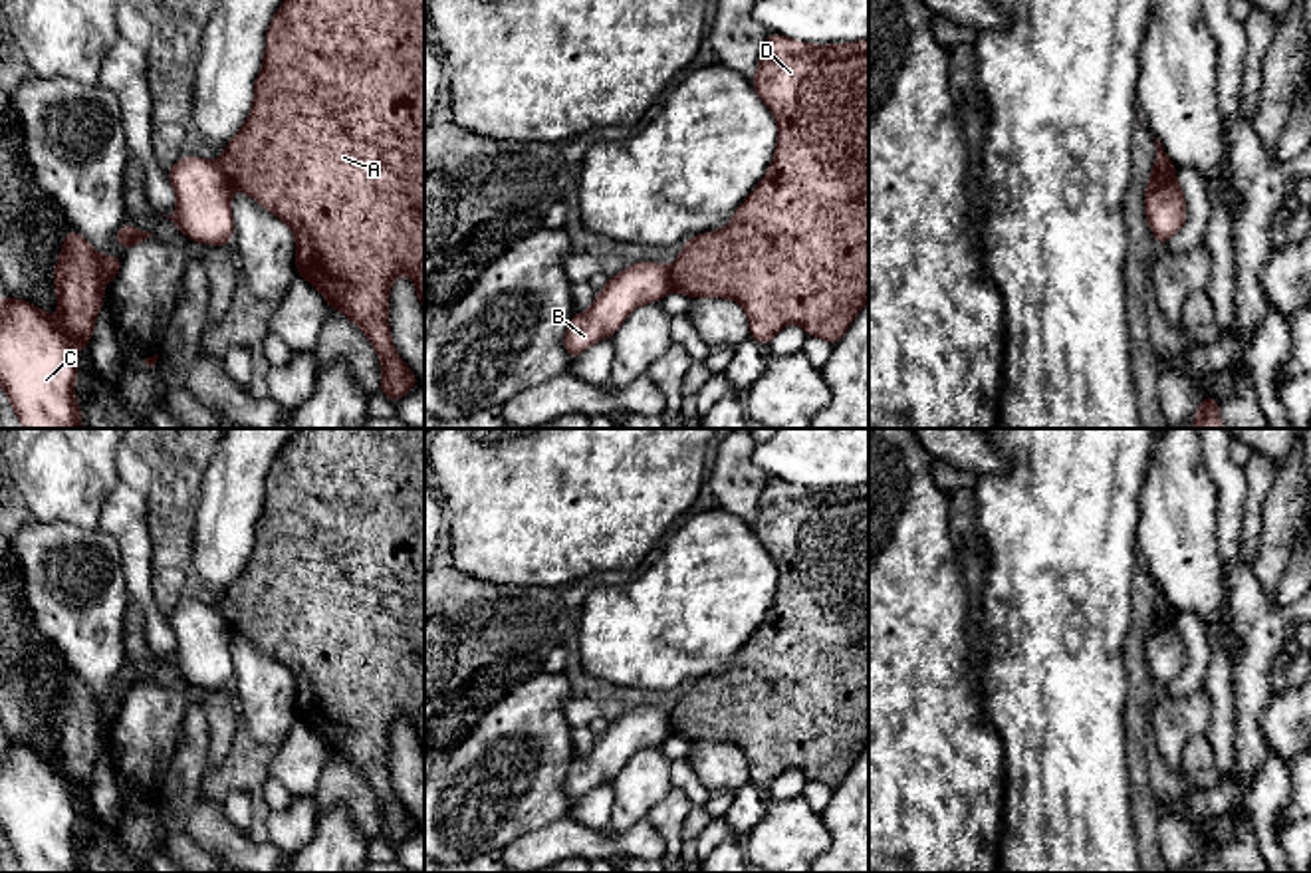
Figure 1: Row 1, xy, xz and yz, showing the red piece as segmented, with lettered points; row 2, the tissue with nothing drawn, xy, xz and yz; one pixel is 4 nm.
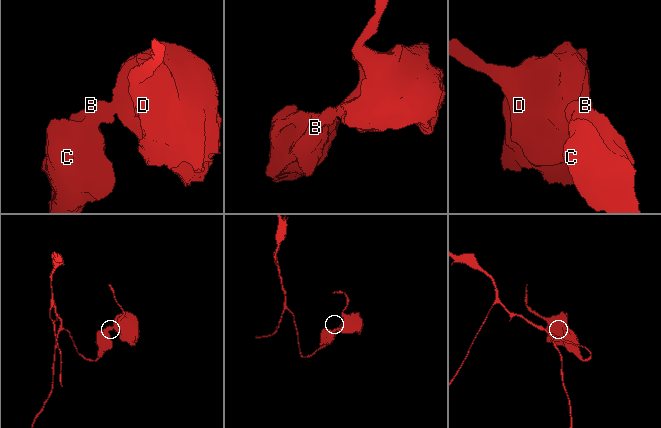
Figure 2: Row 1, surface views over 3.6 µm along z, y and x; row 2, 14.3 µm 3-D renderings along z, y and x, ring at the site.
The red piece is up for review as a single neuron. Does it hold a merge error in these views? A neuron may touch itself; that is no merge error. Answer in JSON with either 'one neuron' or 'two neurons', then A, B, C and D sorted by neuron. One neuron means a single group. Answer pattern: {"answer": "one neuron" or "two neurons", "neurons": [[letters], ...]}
{"answer": "two neurons", "neurons": [["A", "D"], ["B", "C"]]}

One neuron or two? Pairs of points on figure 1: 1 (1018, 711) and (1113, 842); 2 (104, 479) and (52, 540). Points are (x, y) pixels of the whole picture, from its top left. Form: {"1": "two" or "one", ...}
{"1": "one", "2": "two"}

